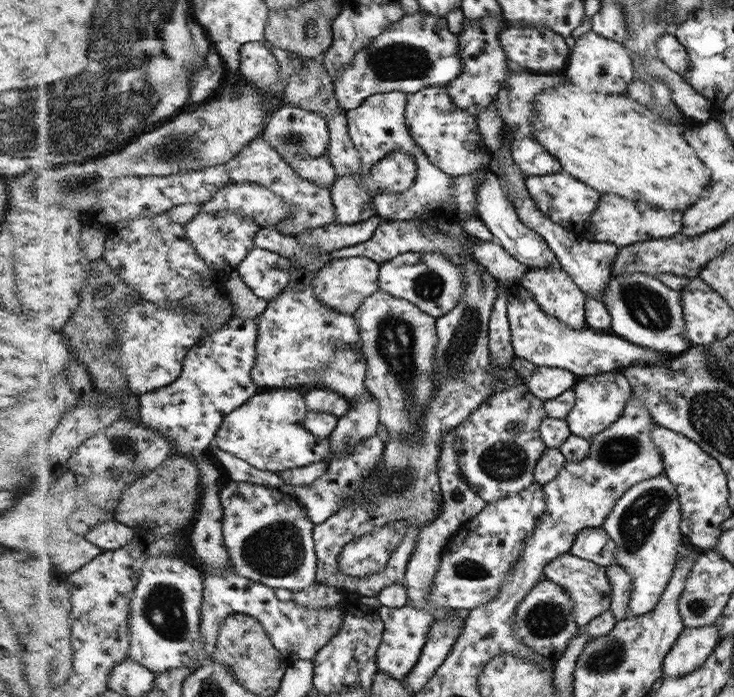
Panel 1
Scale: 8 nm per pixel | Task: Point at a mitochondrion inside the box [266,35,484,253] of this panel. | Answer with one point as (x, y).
(395, 62)

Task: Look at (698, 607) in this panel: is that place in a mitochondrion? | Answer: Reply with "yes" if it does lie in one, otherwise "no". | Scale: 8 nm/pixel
yes

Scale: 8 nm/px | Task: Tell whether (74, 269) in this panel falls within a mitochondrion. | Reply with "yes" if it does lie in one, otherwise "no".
no

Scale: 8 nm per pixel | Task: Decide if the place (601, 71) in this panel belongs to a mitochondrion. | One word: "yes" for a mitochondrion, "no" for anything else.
yes

